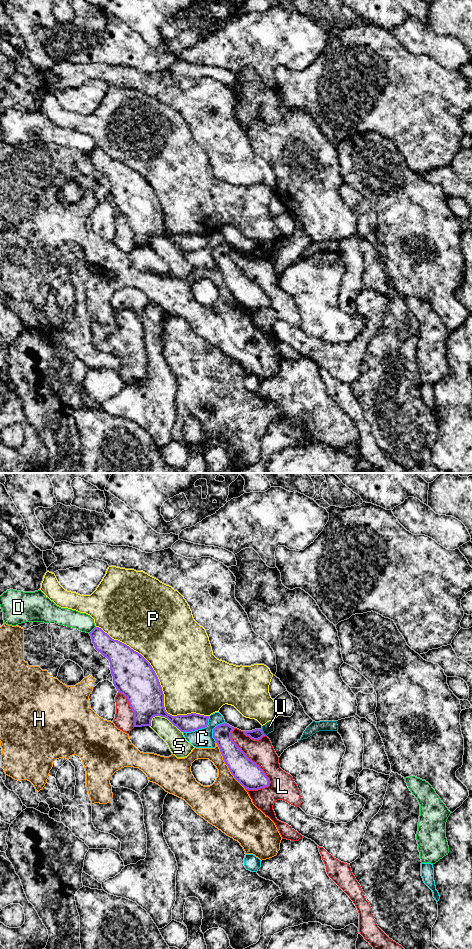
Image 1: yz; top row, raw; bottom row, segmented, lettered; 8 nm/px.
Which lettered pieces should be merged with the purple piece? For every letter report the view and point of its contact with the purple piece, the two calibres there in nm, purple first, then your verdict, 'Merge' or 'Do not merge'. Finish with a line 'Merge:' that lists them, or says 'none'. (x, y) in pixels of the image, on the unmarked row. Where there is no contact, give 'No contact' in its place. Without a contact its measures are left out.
C: Touches purple at yz (199, 248). Thickness 140 nm (purple) against 160 nm. Do not merge
D: Touches purple at yz (92, 150). Thickness 180 nm (purple) against 140 nm. Do not merge
H: Touches purple at yz (226, 284). Thickness 200 nm (purple) against 300 nm. Do not merge
L: Touches purple at yz (250, 279). Thickness 200 nm (purple) against 200 nm. Do not merge
P: Touches purple at yz (159, 202). Thickness 340 nm (purple) against 500 nm. Do not merge
S: Touches purple at yz (167, 238). Thickness 280 nm (purple) against 160 nm. Do not merge
U: Touches purple at yz (262, 252). Thickness 90 nm (purple) against 80 nm. Do not merge
Merge: none

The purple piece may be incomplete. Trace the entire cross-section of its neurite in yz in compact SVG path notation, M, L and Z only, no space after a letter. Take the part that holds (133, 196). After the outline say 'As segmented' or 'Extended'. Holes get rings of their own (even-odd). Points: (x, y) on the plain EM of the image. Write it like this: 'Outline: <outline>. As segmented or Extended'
Outline: M95 147L89 154L95 169L110 182L114 206L129 221L129 225L134 232L134 247L151 246L151 240L155 236L167 238L183 253L207 247L209 236L196 233L172 236L166 232L164 214L159 199L150 183L141 174L126 164L112 159L99 147Z. As segmented

